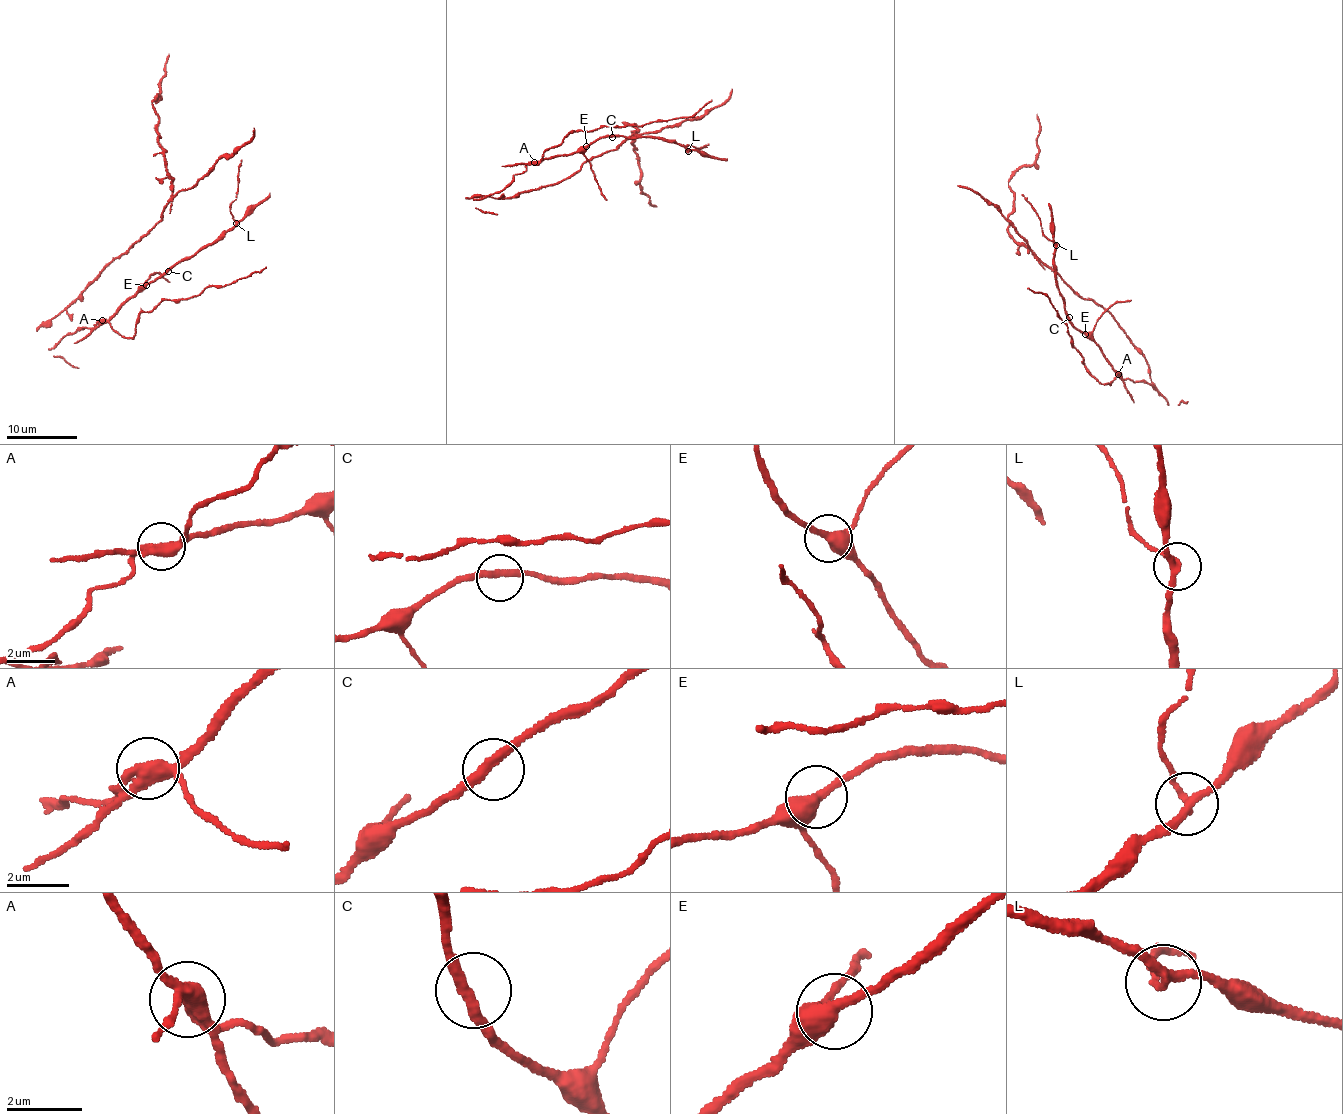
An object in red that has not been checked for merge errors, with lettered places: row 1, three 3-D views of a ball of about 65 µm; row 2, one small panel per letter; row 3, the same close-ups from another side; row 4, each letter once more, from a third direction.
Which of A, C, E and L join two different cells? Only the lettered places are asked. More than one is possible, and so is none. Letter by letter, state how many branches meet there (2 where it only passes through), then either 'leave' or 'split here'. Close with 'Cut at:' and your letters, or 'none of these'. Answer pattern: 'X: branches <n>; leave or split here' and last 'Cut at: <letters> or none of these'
A: branches 3; split here
C: branches 2; leave
E: branches 3; leave
L: branches 3; split here
Cut at: A, L

